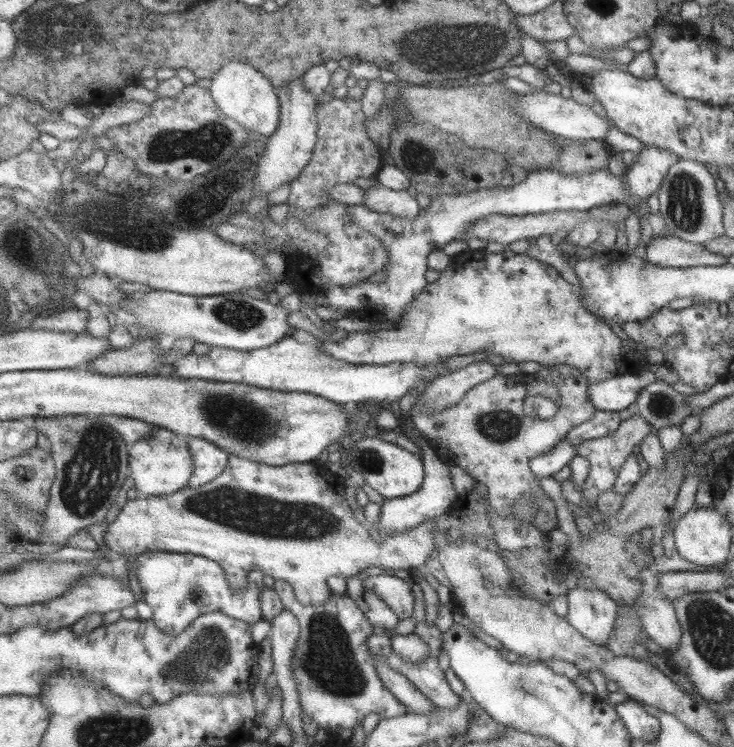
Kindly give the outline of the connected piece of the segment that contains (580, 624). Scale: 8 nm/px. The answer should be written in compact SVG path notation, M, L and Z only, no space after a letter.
M572 588L566 595L568 623L593 644L605 646L617 622L617 602L598 588Z

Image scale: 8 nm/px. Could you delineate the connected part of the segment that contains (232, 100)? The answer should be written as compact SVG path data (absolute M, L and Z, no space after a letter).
M232 60L218 72L210 89L218 105L228 116L234 117L253 134L260 133L271 138L281 128L282 122L282 101L277 87L273 80L254 64L246 60Z

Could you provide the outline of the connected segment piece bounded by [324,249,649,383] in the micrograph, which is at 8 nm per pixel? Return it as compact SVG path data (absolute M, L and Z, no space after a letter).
M480 249L462 252L451 257L447 270L440 278L428 284L425 291L414 299L402 323L395 329L379 331L353 331L339 340L324 341L324 349L338 360L352 364L387 365L390 363L414 363L420 367L446 363L448 358L465 354L491 353L495 360L505 362L538 362L543 366L568 364L580 370L589 383L600 382L616 375L638 372L646 368L642 358L647 356L648 346L636 343L634 348L612 331L600 316L596 316L582 304L579 287L570 284L550 264L531 258L528 253L505 250L492 253Z

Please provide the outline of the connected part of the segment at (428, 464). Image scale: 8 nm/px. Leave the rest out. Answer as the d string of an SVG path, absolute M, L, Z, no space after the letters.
M424 437L416 440L416 443L422 449L421 458L424 460L425 482L413 495L385 500L381 508L380 522L375 526L382 536L388 533L414 529L415 526L428 519L443 515L458 501L456 489L452 485L452 477L446 463L442 462L438 453L432 449Z

